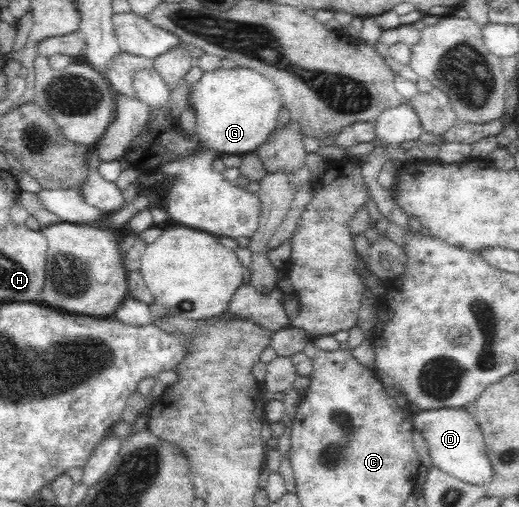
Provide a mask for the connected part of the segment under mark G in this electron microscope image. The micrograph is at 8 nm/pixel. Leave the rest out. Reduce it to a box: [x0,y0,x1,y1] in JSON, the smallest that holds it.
[188,66,281,155]

